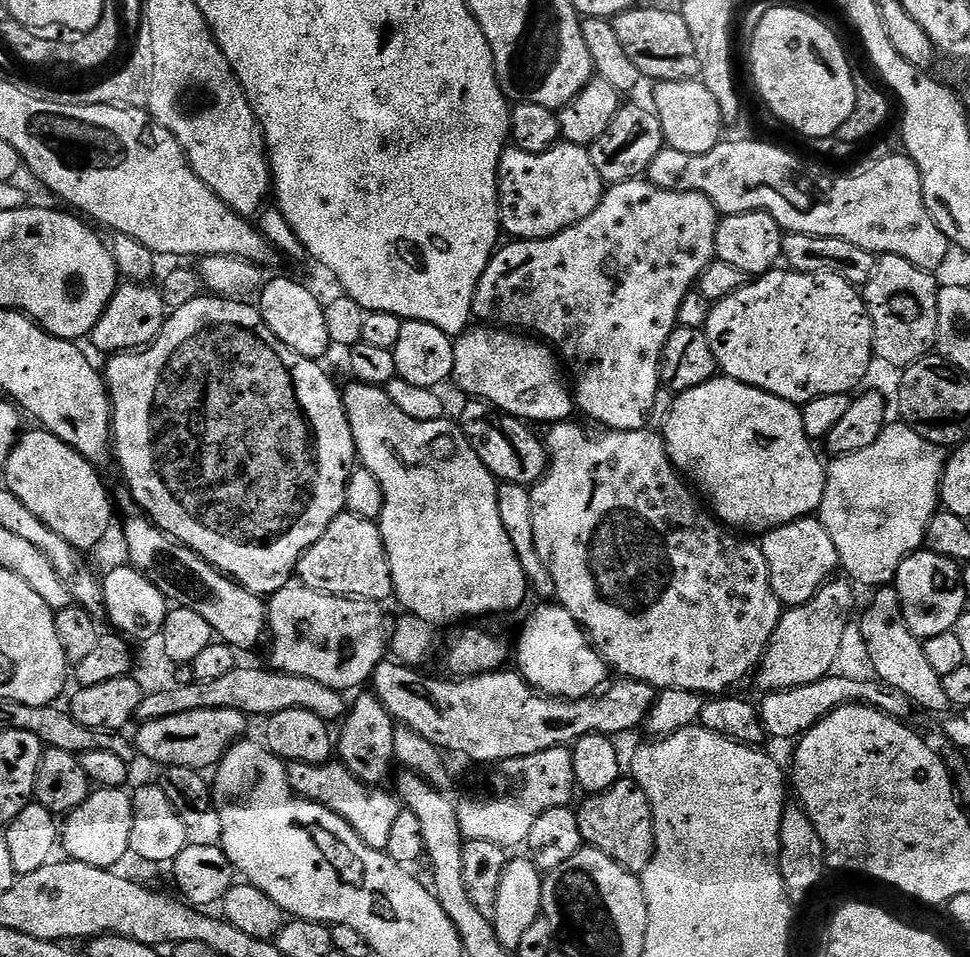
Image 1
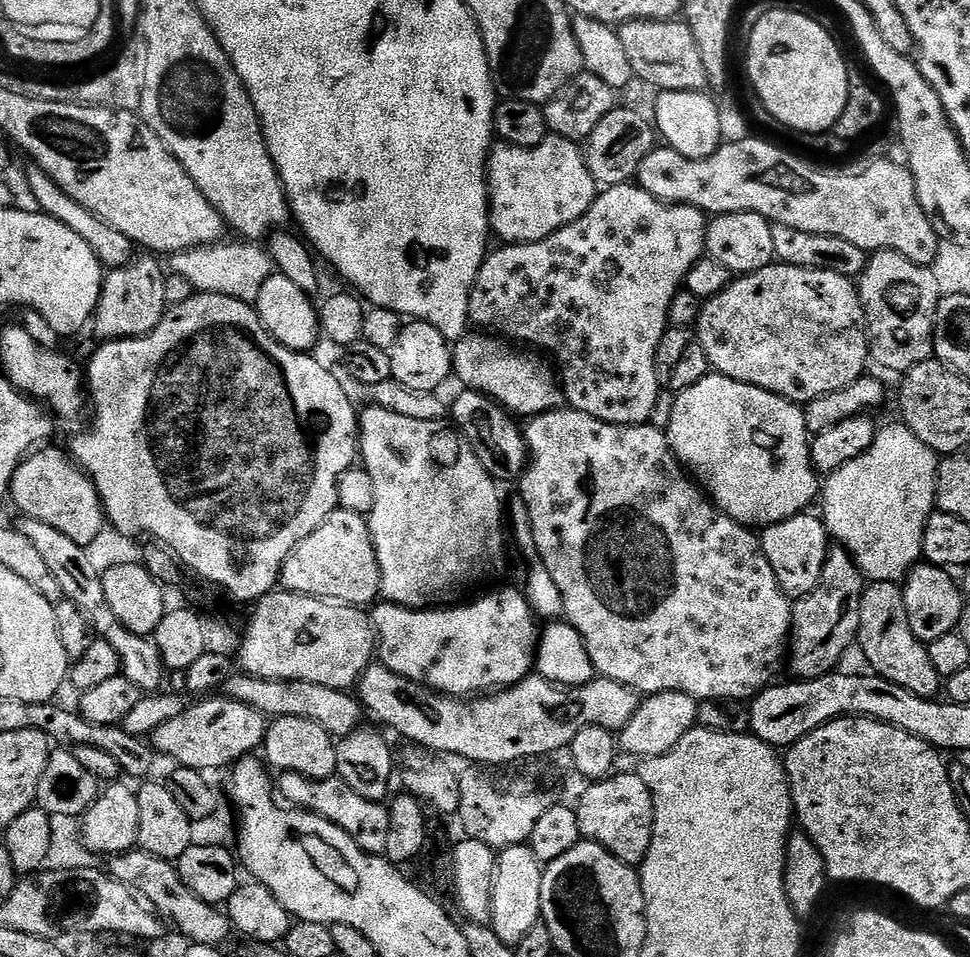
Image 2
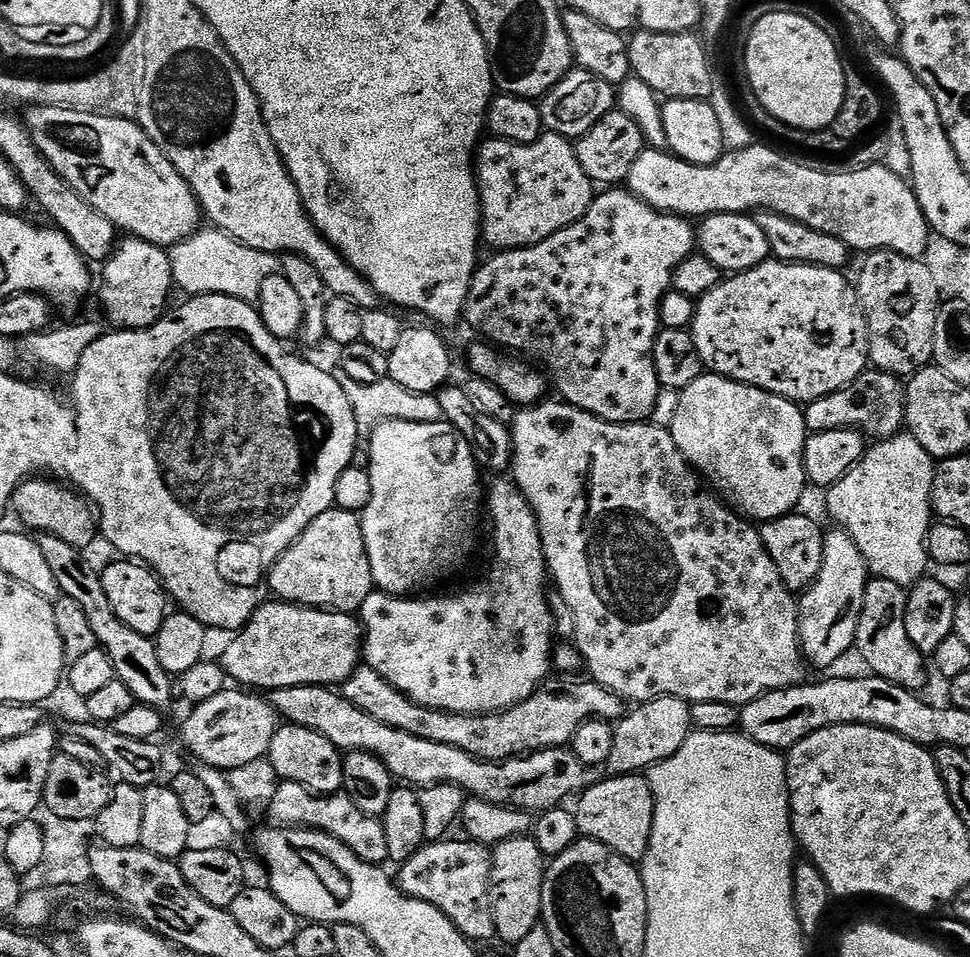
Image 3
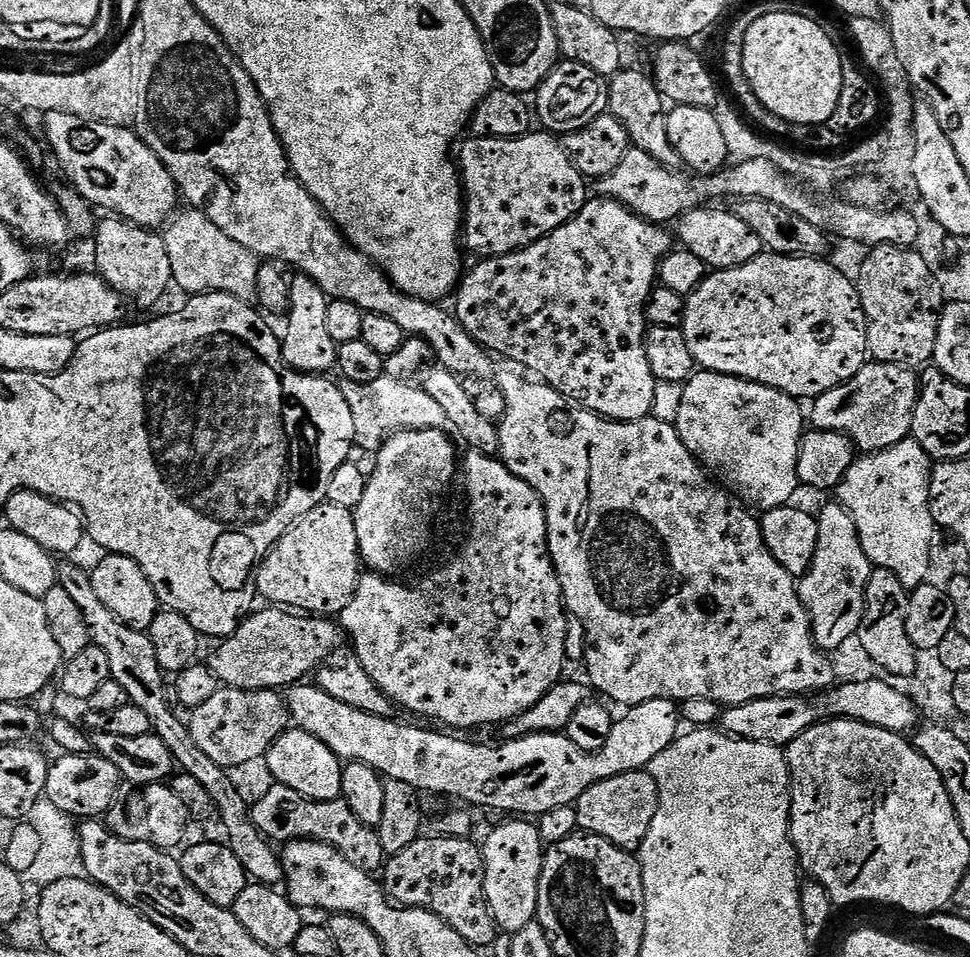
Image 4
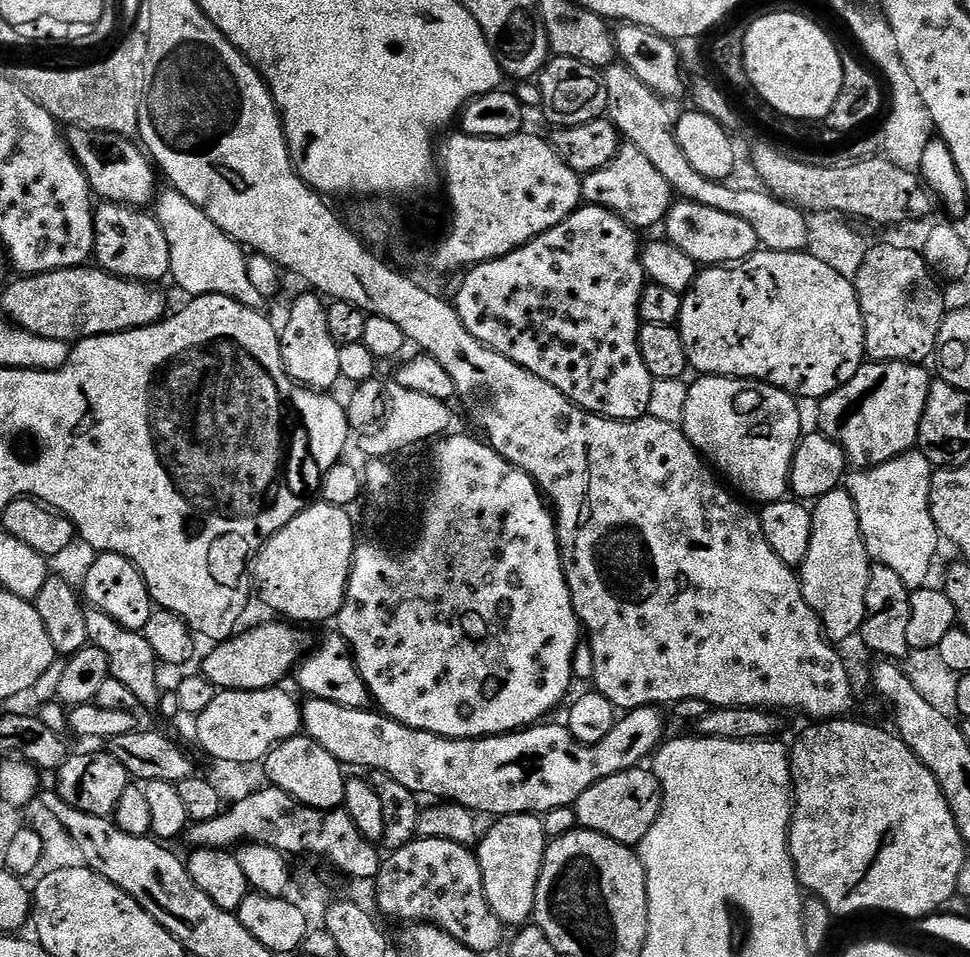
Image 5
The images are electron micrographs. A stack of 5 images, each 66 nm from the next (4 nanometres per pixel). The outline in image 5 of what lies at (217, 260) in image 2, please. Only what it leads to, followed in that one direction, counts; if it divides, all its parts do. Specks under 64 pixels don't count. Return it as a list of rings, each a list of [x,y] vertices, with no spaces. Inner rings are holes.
[[[173,188],[166,190],[157,197],[154,215],[163,226],[170,245],[171,279],[174,278],[189,297],[226,296],[247,308],[263,311],[268,298],[255,289],[250,279],[249,257],[243,245],[215,226],[209,216],[185,195]]]

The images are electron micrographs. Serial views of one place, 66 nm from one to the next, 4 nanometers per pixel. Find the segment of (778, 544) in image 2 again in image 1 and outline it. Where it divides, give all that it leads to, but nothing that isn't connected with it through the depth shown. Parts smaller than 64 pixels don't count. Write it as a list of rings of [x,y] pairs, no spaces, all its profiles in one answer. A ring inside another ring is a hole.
[[[819,519],[796,520],[772,532],[763,533],[762,547],[770,576],[770,586],[781,605],[799,606],[810,602],[823,584],[837,575],[840,559],[830,534],[820,525]]]

